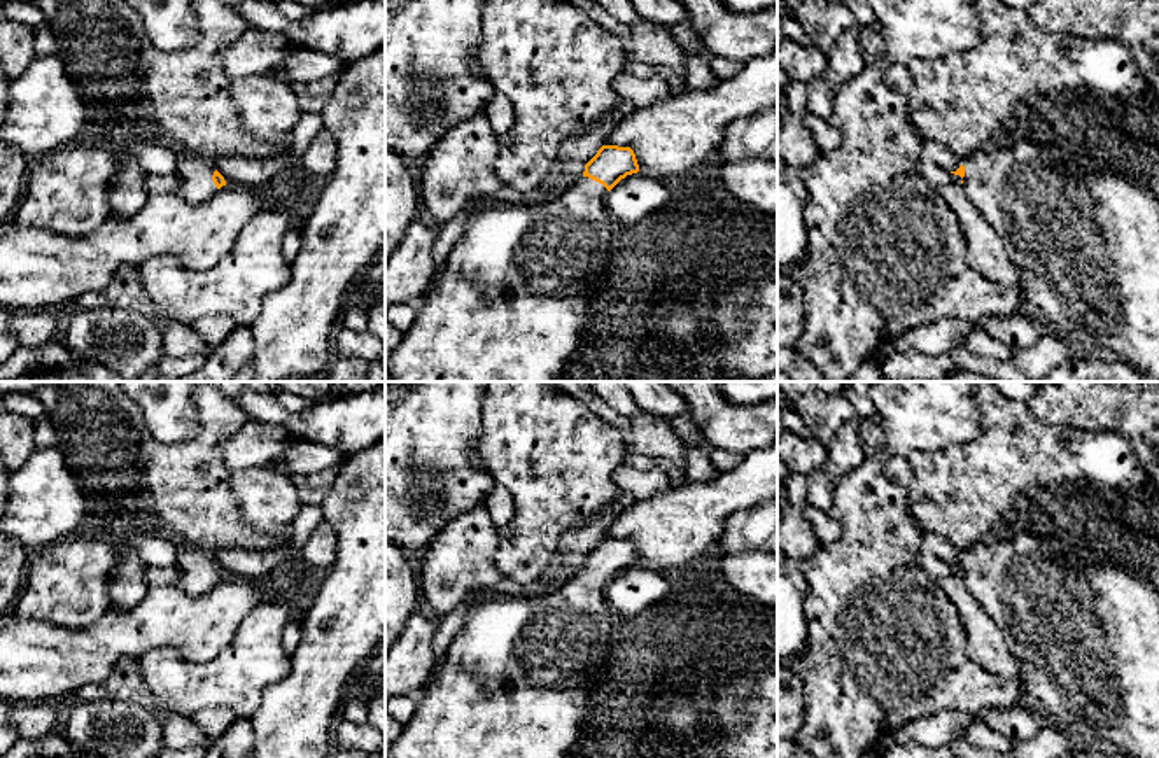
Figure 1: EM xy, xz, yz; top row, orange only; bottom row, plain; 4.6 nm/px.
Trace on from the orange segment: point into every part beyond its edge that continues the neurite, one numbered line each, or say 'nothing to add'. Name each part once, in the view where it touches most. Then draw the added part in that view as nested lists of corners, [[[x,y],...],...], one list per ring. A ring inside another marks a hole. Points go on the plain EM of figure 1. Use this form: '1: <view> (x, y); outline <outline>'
1: xz (515, 683); outline [[[580,569],[541,599],[480,600],[452,641],[441,670],[422,688],[422,700],[387,758],[565,758],[592,712],[588,693],[611,637],[606,588],[602,576]]]

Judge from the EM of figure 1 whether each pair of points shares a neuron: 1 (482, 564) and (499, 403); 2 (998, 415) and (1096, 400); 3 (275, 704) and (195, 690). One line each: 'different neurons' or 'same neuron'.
1: different neurons
2: different neurons
3: different neurons

